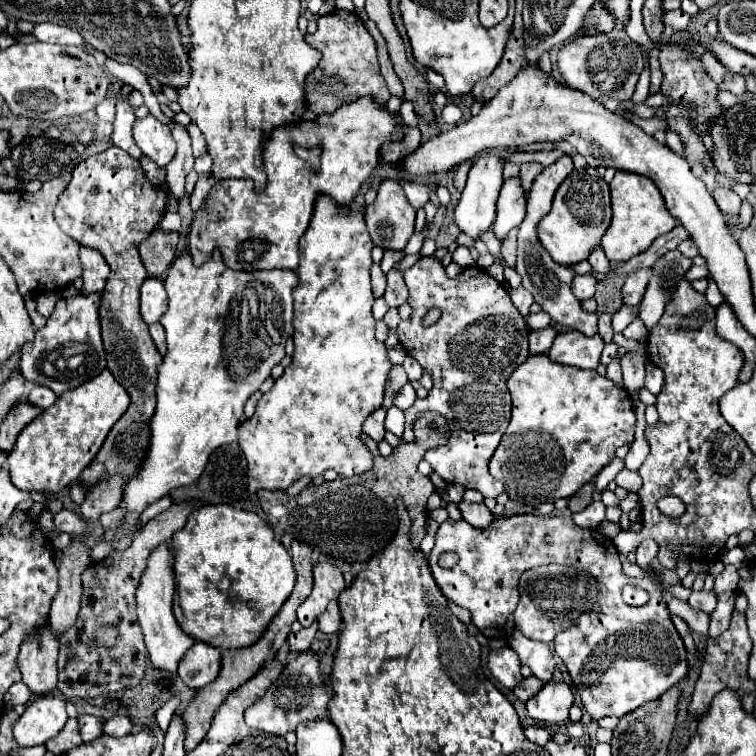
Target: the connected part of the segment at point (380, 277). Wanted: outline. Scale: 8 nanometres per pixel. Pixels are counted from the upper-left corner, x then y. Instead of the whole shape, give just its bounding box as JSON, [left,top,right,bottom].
[371,264,387,296]

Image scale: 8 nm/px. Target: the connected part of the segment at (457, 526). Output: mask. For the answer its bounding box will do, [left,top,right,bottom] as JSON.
[429,514,687,720]

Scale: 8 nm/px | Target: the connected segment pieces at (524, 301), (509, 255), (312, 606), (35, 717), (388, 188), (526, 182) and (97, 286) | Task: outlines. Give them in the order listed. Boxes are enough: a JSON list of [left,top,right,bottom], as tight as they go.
[[509,286,533,316],[503,228,517,268],[297,564,345,628],[13,694,66,746],[365,180,415,250],[521,162,543,190],[79,248,109,294]]

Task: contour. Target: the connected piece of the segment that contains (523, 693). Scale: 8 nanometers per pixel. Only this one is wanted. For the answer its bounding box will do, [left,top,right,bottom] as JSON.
[513,676,545,702]

